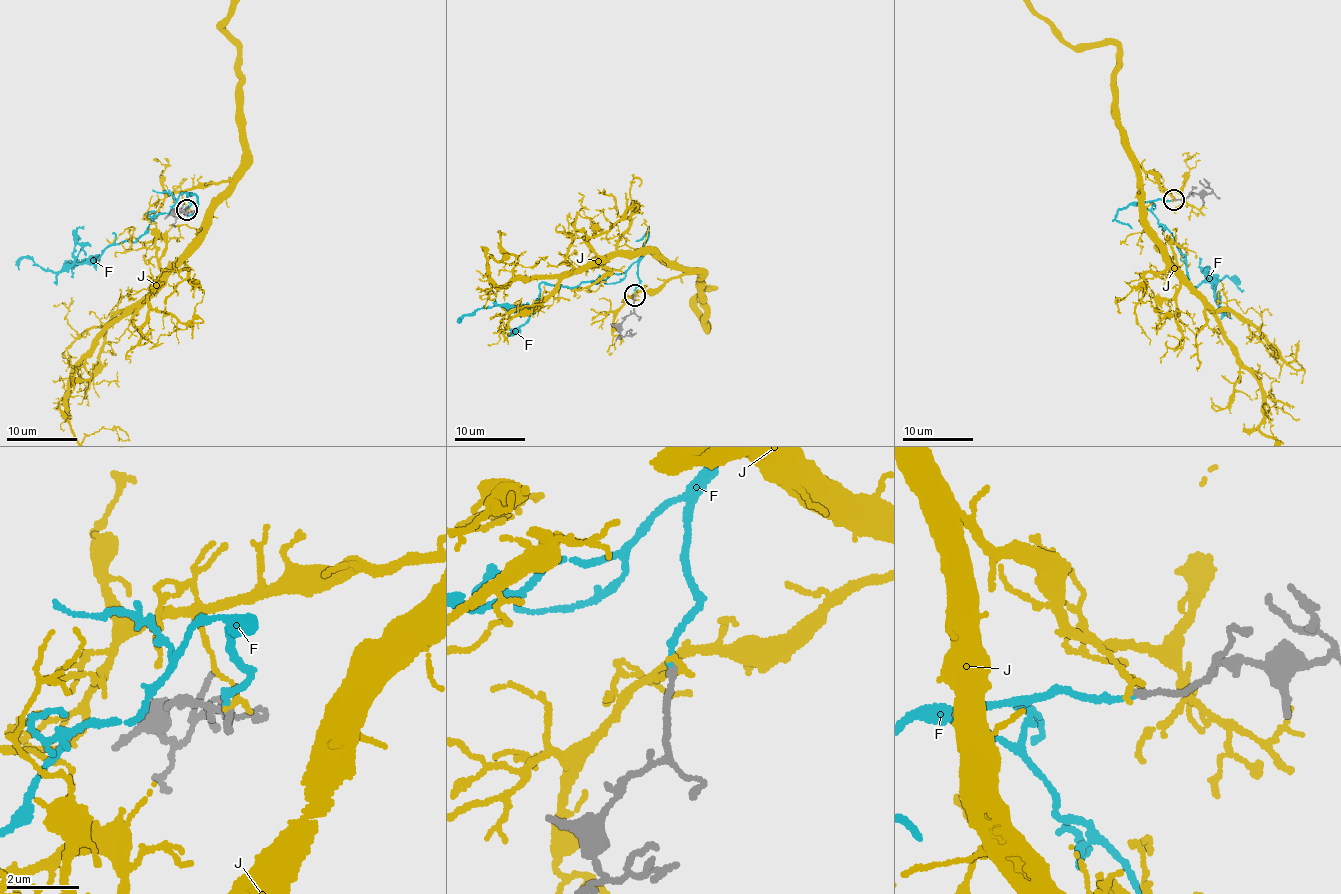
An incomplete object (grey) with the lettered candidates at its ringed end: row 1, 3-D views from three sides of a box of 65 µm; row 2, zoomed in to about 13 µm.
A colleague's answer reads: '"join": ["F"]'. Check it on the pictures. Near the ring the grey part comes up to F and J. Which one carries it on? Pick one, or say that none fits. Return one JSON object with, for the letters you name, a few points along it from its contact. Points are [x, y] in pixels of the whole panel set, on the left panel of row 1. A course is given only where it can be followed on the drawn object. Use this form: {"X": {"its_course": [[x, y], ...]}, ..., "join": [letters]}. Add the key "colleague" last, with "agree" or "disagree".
{"F": {"its_course": [[186, 210], [184, 193], [134, 241], [111, 244], [97, 262], [52, 272], [24, 257], [19, 269]]}, "join": ["F"], "colleague": "agree"}

